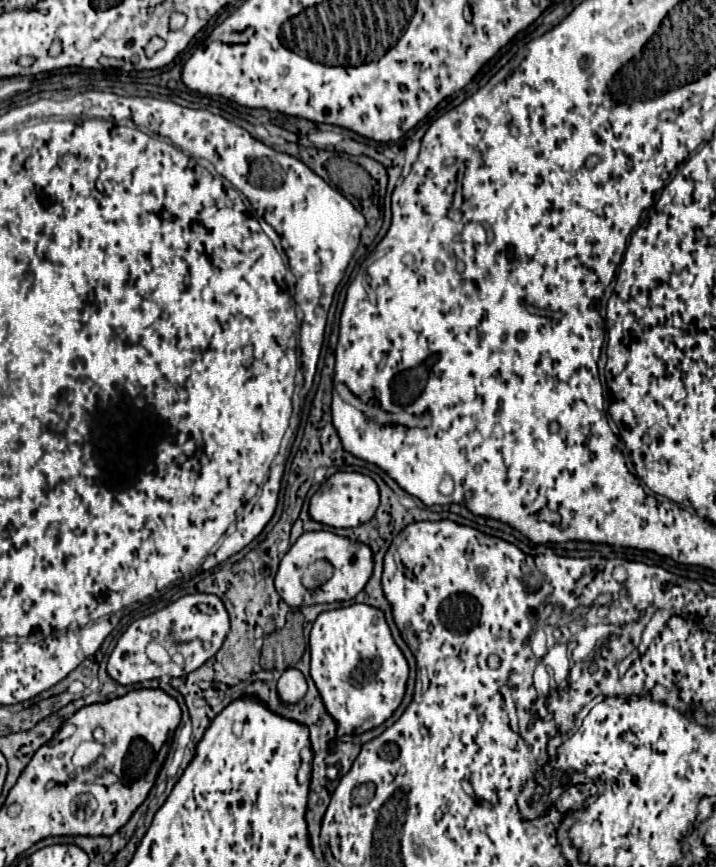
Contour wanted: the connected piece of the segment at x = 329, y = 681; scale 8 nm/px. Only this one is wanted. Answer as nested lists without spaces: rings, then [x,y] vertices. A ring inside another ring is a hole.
[[[352,604],[322,612],[310,630],[310,676],[326,712],[336,720],[338,734],[364,734],[388,720],[400,706],[408,664],[392,640],[384,612],[368,604]]]

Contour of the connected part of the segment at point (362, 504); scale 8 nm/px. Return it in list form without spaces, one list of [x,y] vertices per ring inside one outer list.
[[[336,472],[326,480],[320,492],[310,498],[308,514],[312,520],[332,528],[356,528],[376,514],[378,500],[380,500],[378,486],[370,476],[358,472]]]

